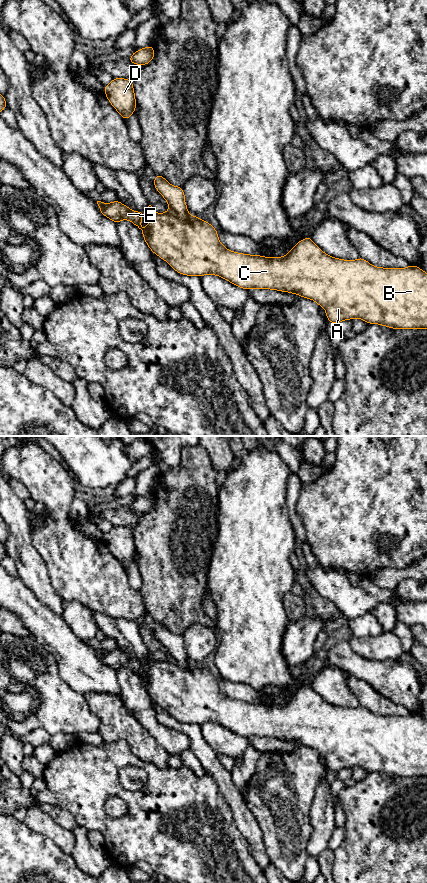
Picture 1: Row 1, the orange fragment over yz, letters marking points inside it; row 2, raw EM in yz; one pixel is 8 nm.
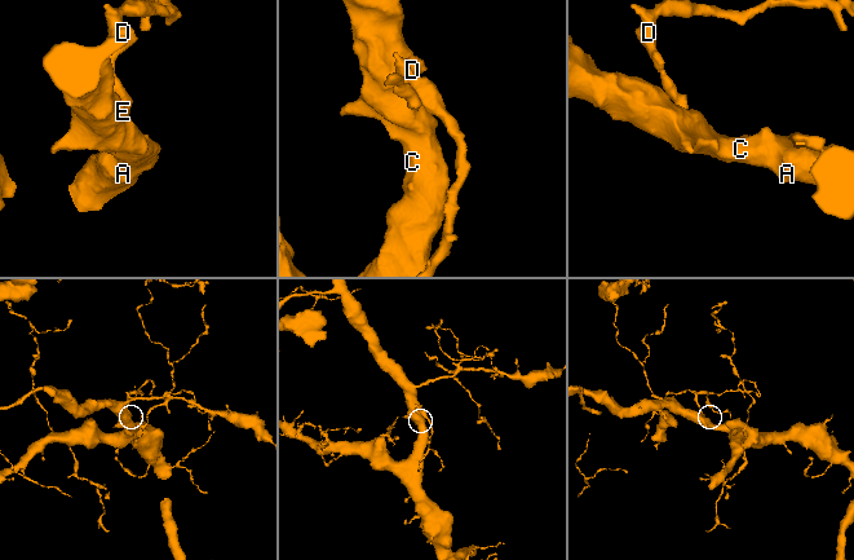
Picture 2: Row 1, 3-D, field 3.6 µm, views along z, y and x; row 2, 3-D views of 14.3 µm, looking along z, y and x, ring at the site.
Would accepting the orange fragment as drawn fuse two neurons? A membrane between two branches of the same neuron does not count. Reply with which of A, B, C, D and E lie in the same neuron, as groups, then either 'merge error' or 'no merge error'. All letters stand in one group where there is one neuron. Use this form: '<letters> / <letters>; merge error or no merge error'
A B C E / D; merge error

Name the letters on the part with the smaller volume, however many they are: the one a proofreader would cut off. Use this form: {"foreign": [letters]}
{"foreign": ["D"]}

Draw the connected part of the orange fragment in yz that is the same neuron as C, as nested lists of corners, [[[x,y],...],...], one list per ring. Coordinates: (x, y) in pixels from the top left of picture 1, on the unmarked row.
[[[115,648],[112,651],[97,649],[103,664],[111,667],[116,673],[121,668],[131,669],[142,678],[143,686],[152,699],[166,709],[176,720],[186,724],[202,725],[206,722],[222,725],[237,735],[249,737],[269,737],[288,740],[315,749],[325,757],[330,771],[338,772],[344,768],[361,767],[367,772],[378,772],[391,777],[427,777],[427,721],[420,715],[410,713],[406,716],[383,716],[371,713],[359,705],[356,708],[334,706],[323,700],[311,685],[296,691],[284,705],[265,705],[261,703],[243,702],[228,698],[219,688],[217,678],[198,664],[181,665],[170,658],[156,661],[152,654],[147,655],[149,661],[148,674],[143,677],[141,667],[144,660],[133,659],[128,654]]]

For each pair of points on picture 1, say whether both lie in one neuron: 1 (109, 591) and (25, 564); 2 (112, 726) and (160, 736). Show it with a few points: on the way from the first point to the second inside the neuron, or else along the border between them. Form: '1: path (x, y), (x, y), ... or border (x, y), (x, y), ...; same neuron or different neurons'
1: border (36, 550), (44, 563), (50, 583), (57, 592); different neurons
2: border (134, 717), (166, 751); different neurons

